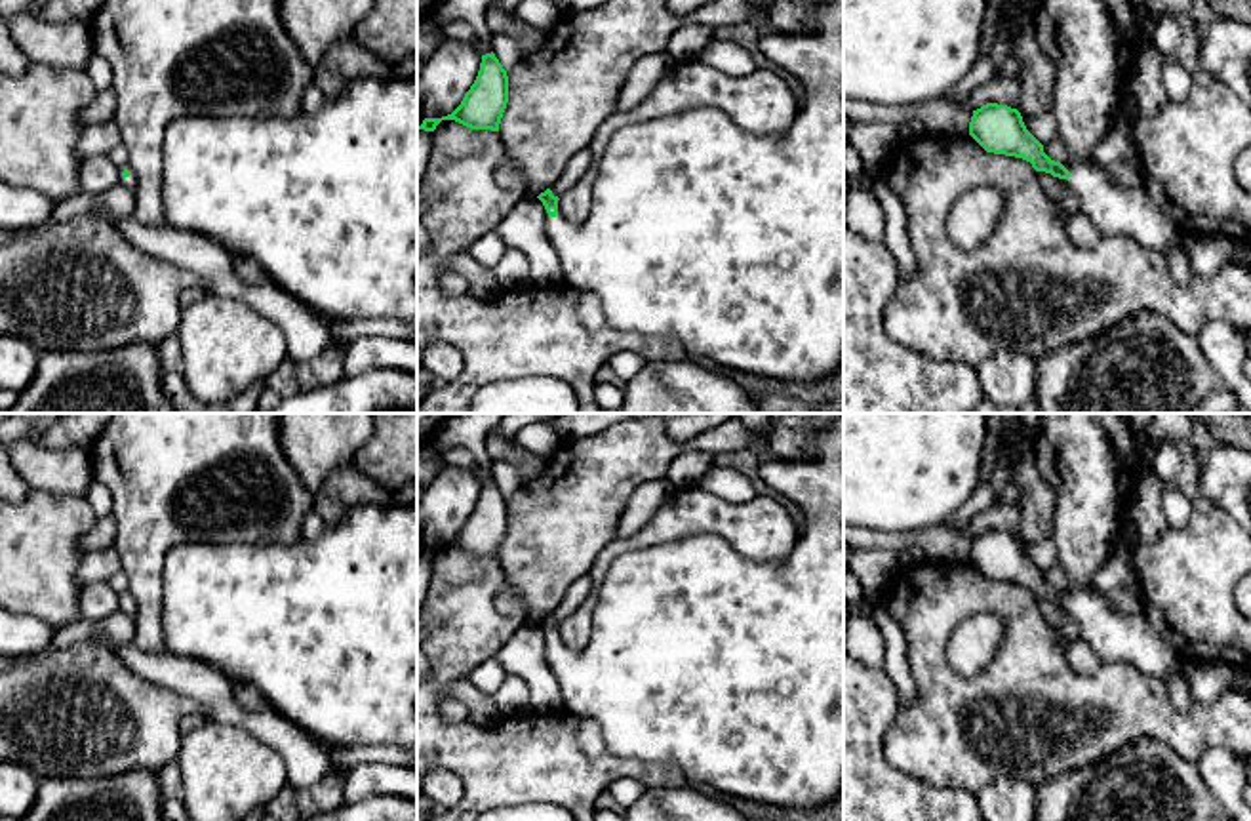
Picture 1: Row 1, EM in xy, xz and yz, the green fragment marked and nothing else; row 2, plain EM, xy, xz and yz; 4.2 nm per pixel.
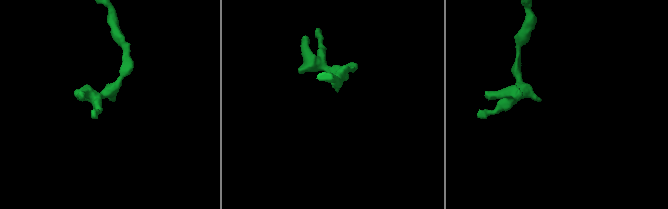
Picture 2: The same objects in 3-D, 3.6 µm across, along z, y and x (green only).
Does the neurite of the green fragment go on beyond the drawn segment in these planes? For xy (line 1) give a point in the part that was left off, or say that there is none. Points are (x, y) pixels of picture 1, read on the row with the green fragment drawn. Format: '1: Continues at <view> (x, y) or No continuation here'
1: No continuation here

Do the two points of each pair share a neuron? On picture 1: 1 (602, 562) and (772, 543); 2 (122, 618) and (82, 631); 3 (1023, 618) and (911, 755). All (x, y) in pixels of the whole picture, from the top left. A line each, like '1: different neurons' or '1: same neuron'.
1: same neuron
2: same neuron
3: same neuron

